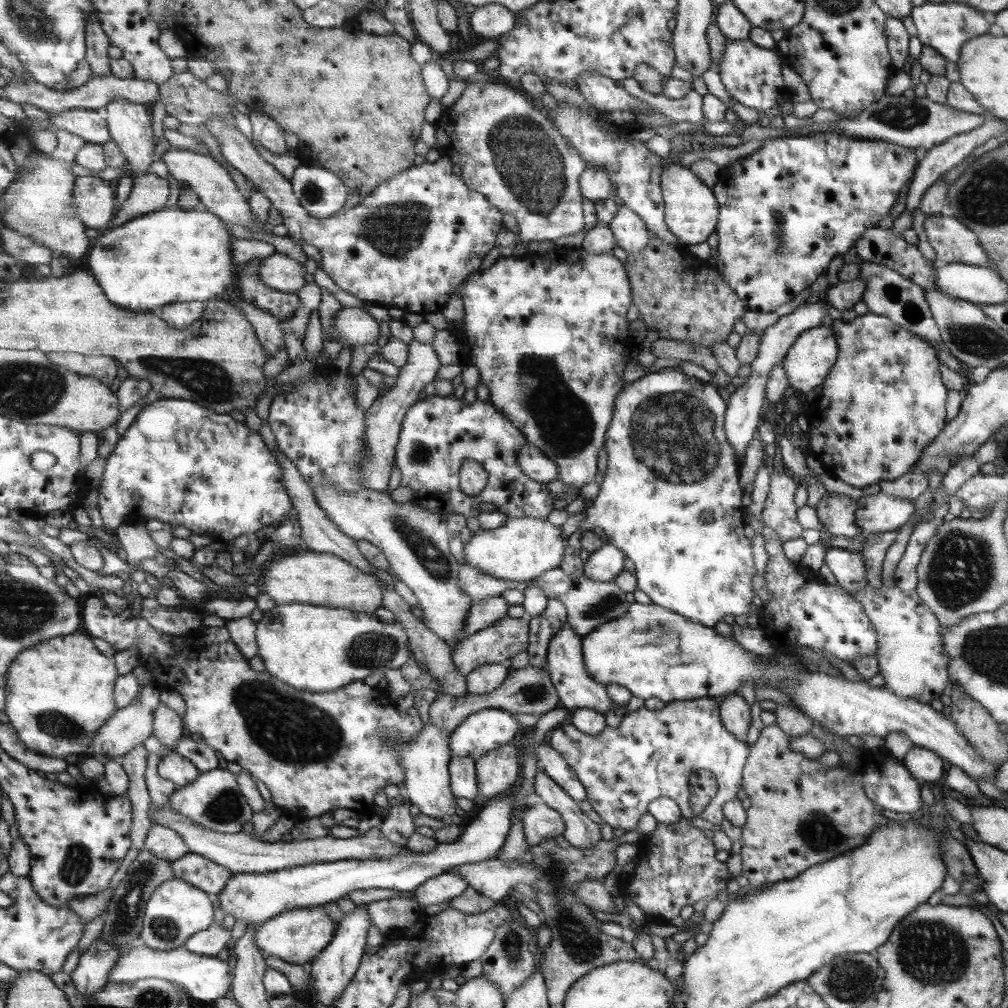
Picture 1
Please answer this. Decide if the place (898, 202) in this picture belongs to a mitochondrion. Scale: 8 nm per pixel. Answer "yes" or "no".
no

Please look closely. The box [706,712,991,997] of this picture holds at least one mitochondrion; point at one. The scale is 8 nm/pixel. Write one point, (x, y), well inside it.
(936, 955)

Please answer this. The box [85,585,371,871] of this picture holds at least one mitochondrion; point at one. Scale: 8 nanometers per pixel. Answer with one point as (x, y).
(284, 731)

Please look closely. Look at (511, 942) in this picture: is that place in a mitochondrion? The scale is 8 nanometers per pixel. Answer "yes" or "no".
yes

